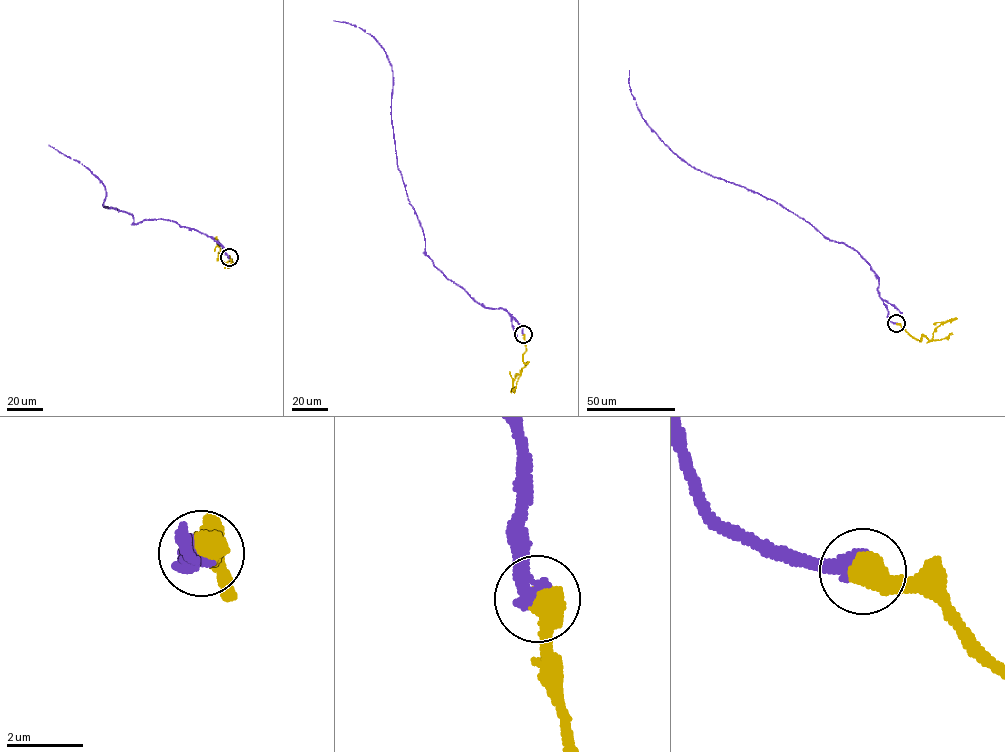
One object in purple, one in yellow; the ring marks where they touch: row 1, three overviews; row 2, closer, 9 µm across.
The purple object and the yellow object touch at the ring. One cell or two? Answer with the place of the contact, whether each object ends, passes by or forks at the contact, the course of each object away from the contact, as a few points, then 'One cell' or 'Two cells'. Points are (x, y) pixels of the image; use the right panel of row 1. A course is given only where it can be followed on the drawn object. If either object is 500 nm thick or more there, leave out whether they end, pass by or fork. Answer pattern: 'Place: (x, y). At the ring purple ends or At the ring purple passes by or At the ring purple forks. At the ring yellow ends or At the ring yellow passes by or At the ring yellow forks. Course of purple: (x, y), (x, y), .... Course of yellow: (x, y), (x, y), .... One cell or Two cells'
Place: (896, 323). Course of purple: (896, 323), (889, 320), (878, 277), (857, 251), (772, 200), (691, 167), (665, 144), (637, 108), (629, 70). Course of yellow: (896, 323), (920, 341), (925, 336), (931, 340), (938, 326), (957, 318). One cell

